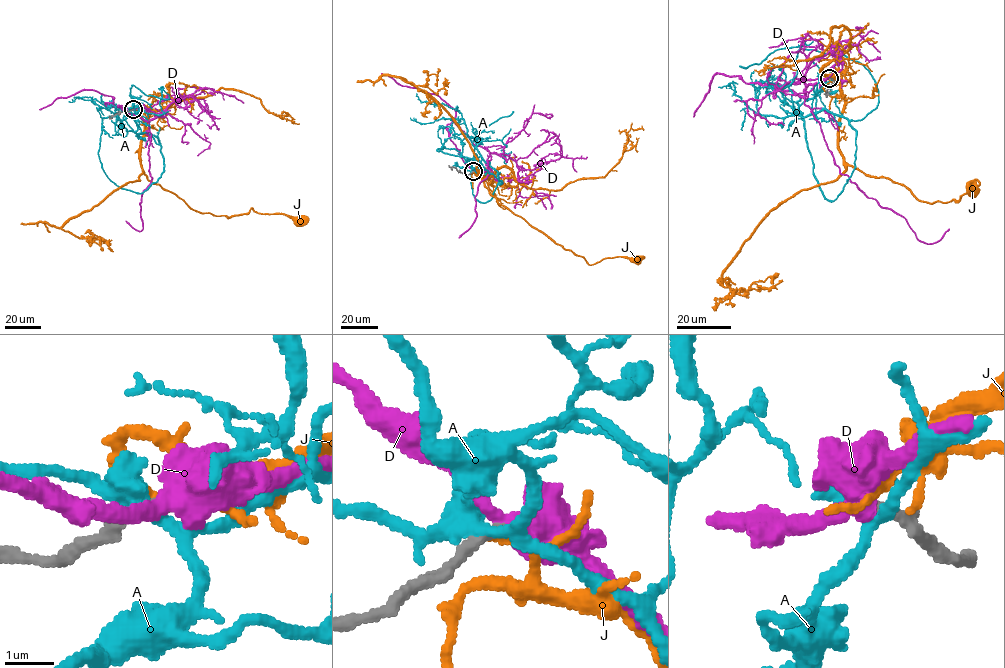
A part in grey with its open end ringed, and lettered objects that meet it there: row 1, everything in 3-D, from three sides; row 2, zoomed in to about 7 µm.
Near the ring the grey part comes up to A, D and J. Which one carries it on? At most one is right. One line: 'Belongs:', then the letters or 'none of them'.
Belongs: none of them

